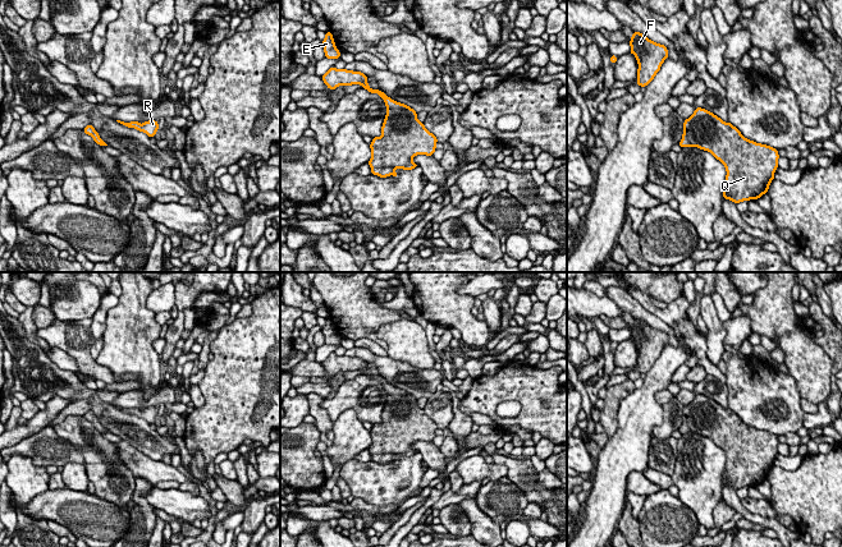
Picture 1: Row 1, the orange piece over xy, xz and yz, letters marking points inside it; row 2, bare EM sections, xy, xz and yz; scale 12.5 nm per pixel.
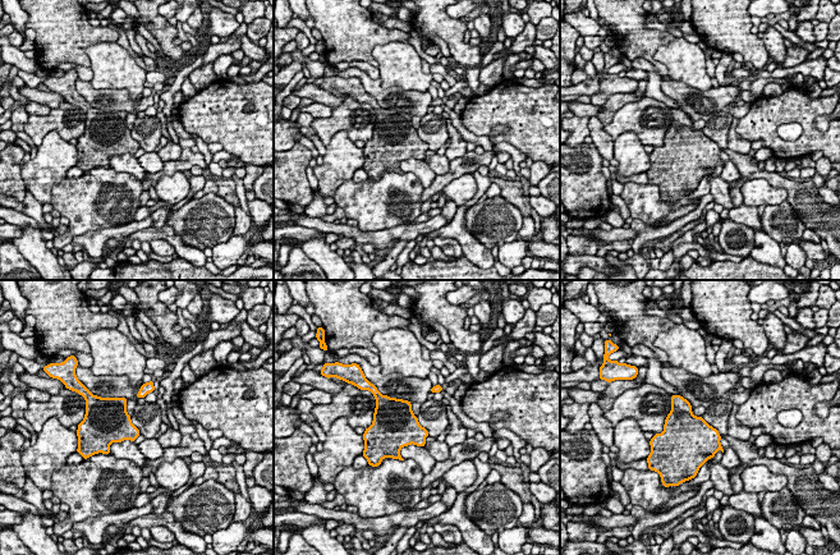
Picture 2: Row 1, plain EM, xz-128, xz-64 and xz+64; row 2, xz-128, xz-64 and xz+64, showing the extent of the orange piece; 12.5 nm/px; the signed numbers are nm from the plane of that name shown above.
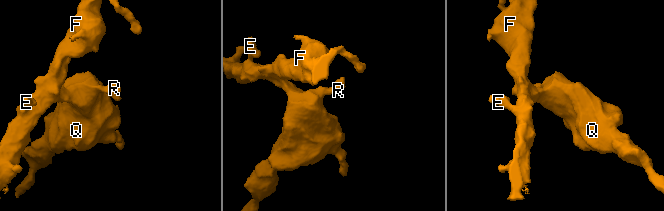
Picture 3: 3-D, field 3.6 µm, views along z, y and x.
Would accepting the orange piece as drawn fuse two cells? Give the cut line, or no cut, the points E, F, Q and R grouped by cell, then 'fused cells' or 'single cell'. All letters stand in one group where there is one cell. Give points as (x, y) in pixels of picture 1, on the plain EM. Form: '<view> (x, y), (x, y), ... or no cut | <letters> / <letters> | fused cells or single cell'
no cut | E F Q R | single cell

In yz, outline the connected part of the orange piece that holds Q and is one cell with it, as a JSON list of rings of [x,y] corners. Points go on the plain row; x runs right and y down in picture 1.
[[[696,394],[695,399],[683,408],[683,420],[678,431],[682,435],[697,433],[708,437],[726,452],[723,484],[731,486],[733,489],[758,486],[768,479],[774,465],[774,458],[778,455],[779,441],[777,435],[749,427],[729,408],[724,409],[713,399],[701,394]]]

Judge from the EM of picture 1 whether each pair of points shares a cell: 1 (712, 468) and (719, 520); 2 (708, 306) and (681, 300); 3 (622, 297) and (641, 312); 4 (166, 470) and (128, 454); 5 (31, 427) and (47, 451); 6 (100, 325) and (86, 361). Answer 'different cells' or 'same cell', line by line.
1: different cells
2: different cells
3: same cell
4: same cell
5: different cells
6: different cells

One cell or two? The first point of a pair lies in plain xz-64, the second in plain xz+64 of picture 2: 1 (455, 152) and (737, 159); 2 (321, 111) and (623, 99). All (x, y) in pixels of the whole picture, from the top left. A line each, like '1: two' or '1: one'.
1: two
2: two

